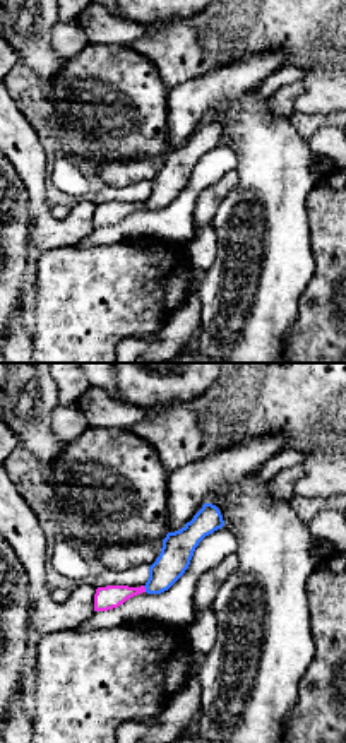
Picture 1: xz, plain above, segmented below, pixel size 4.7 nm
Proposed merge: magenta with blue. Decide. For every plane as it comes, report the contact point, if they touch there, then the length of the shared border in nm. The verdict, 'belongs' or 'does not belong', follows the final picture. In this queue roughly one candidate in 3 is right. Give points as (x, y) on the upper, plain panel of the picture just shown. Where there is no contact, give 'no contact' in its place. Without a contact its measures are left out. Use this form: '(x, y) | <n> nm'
(144, 206) | 40 nm

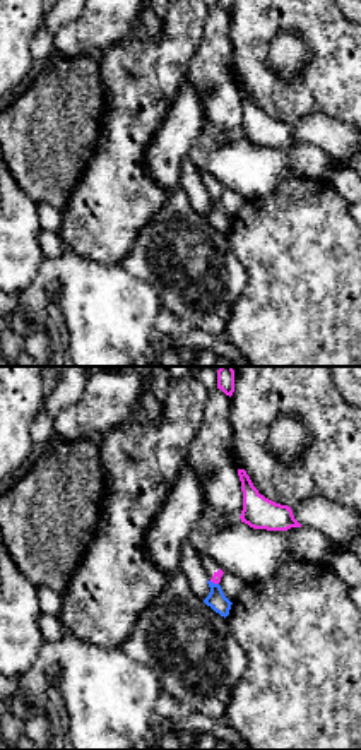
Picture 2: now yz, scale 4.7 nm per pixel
(214, 199) | 50 nm

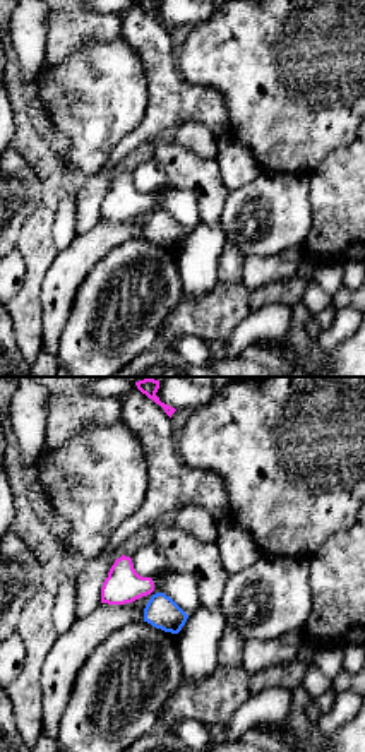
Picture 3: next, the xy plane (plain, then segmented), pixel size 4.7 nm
no contact

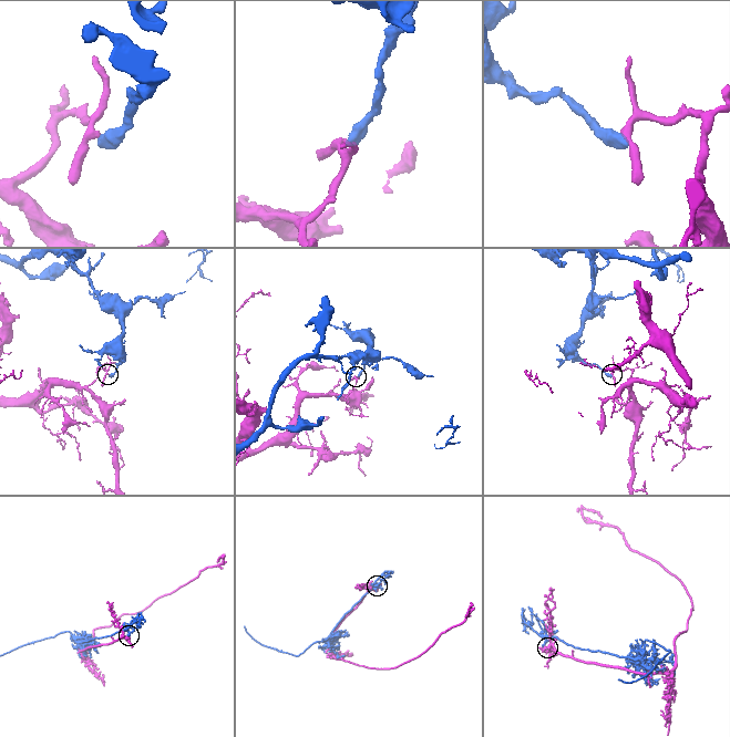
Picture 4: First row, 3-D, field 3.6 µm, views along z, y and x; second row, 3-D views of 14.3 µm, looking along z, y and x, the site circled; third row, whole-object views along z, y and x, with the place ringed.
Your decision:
does not belong

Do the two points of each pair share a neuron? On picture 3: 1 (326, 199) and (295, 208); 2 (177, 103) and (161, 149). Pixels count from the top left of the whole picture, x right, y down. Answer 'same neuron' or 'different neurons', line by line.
1: different neurons
2: different neurons

